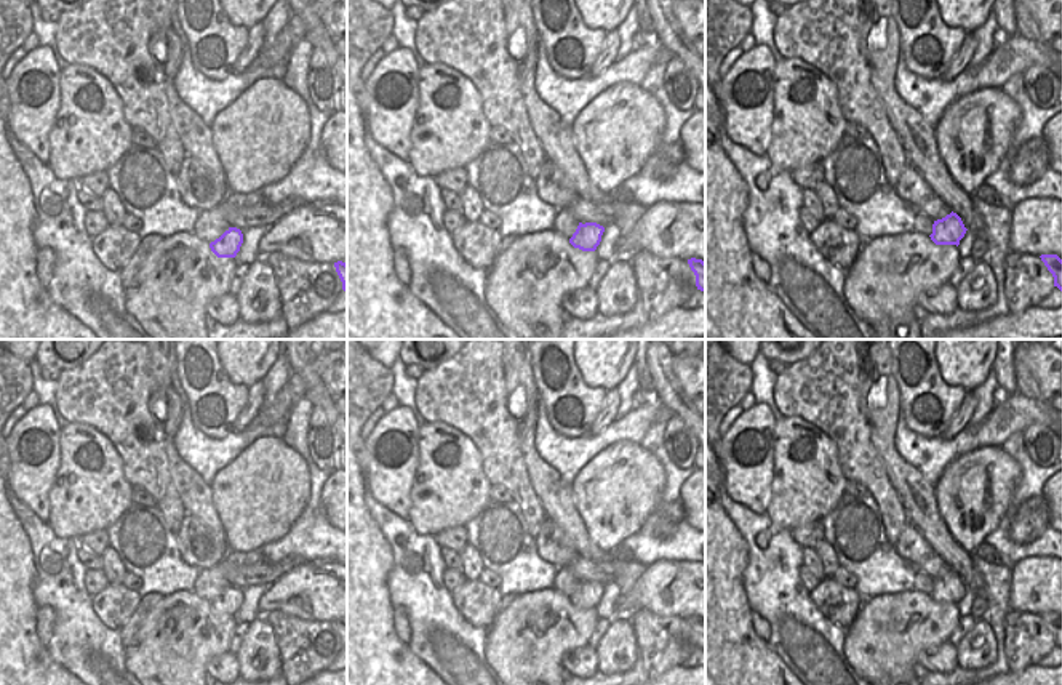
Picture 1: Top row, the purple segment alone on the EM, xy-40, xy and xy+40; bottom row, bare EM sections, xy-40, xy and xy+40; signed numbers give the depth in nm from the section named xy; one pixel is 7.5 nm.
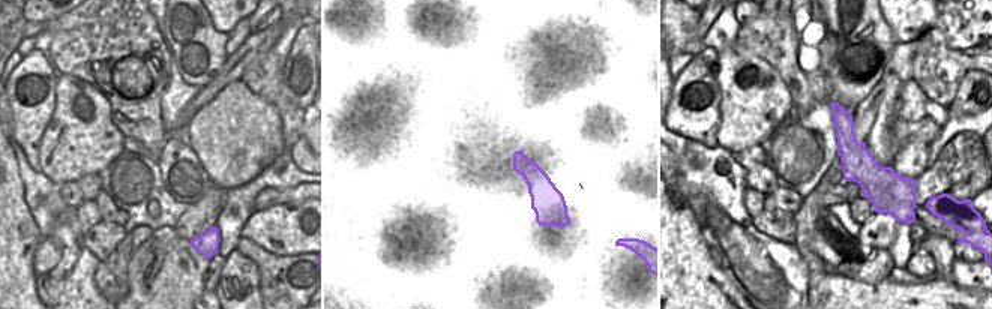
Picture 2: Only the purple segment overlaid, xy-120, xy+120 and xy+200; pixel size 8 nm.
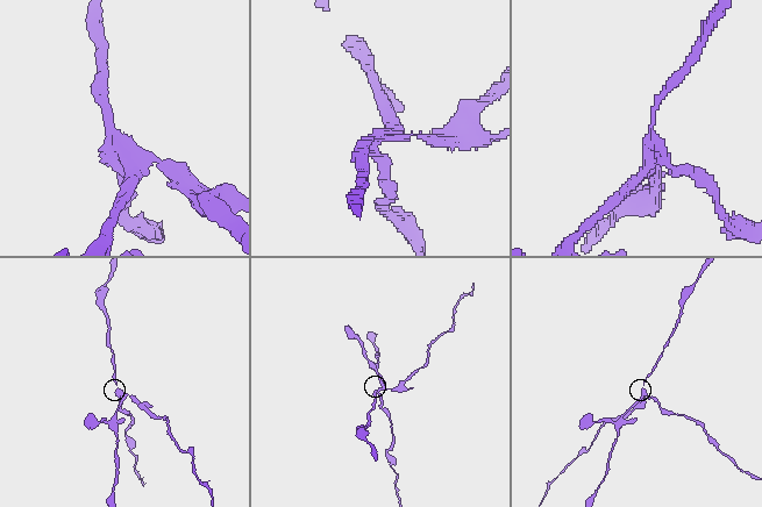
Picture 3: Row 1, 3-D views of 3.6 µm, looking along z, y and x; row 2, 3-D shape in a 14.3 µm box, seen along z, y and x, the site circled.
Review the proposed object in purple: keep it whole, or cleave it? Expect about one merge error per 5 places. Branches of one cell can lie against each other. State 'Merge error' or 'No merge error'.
Merge error

